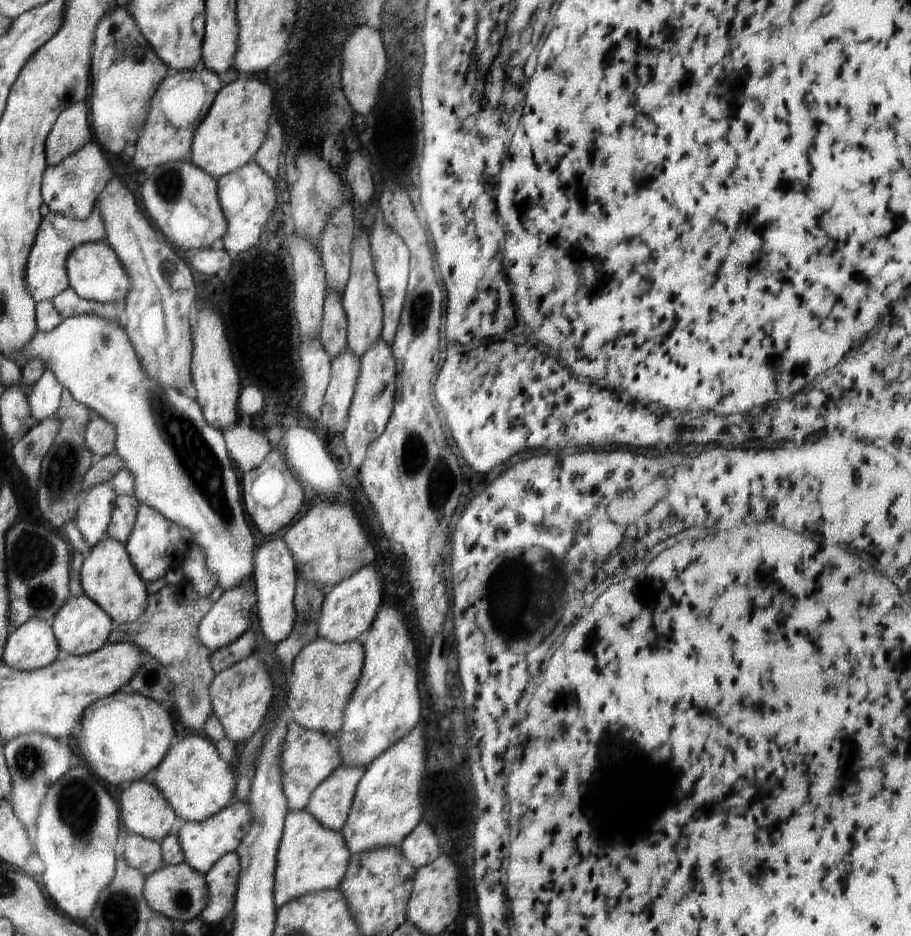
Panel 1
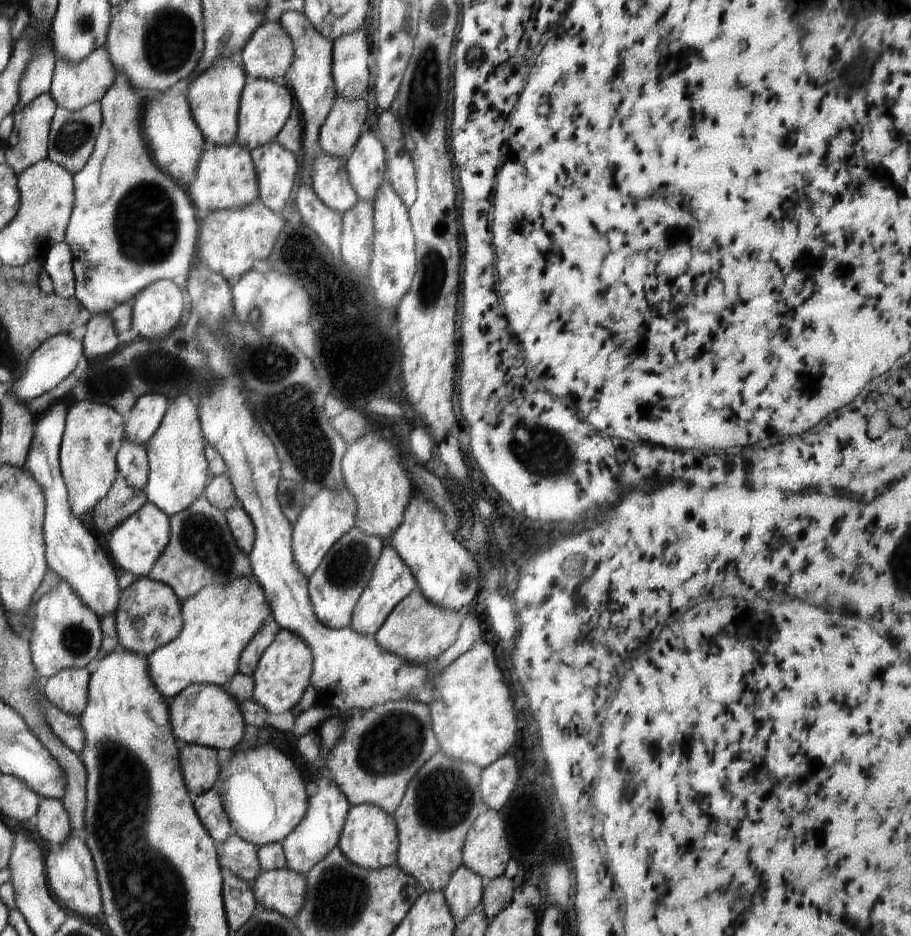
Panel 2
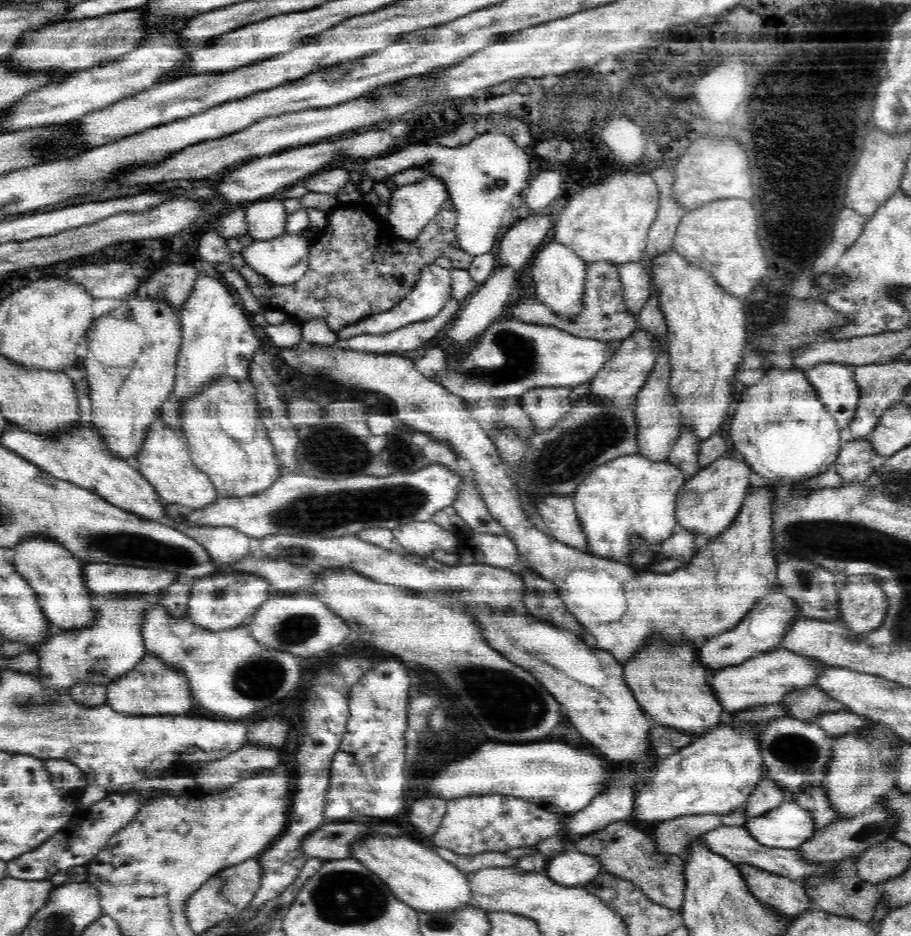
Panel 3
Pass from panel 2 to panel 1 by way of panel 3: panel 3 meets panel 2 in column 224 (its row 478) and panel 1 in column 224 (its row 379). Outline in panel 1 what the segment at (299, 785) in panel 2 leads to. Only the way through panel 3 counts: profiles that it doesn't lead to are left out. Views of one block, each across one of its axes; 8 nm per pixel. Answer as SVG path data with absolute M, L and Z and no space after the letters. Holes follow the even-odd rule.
M189 735L168 749L152 783L162 792L180 821L204 822L234 801L236 782L232 765L221 758L216 745L206 736Z

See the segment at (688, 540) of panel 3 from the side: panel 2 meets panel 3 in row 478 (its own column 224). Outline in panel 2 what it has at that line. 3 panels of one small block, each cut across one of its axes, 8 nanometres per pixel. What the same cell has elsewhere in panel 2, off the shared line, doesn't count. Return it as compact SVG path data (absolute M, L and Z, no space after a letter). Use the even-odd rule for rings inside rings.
M238 577L233 581L223 582L224 585L206 585L194 596L181 603L183 616L182 632L168 644L158 647L150 656L149 676L157 689L171 700L188 685L211 684L227 686L233 676L239 672L238 661L243 648L249 640L259 631L259 628L271 617L271 608L267 604L263 588L252 577Z

